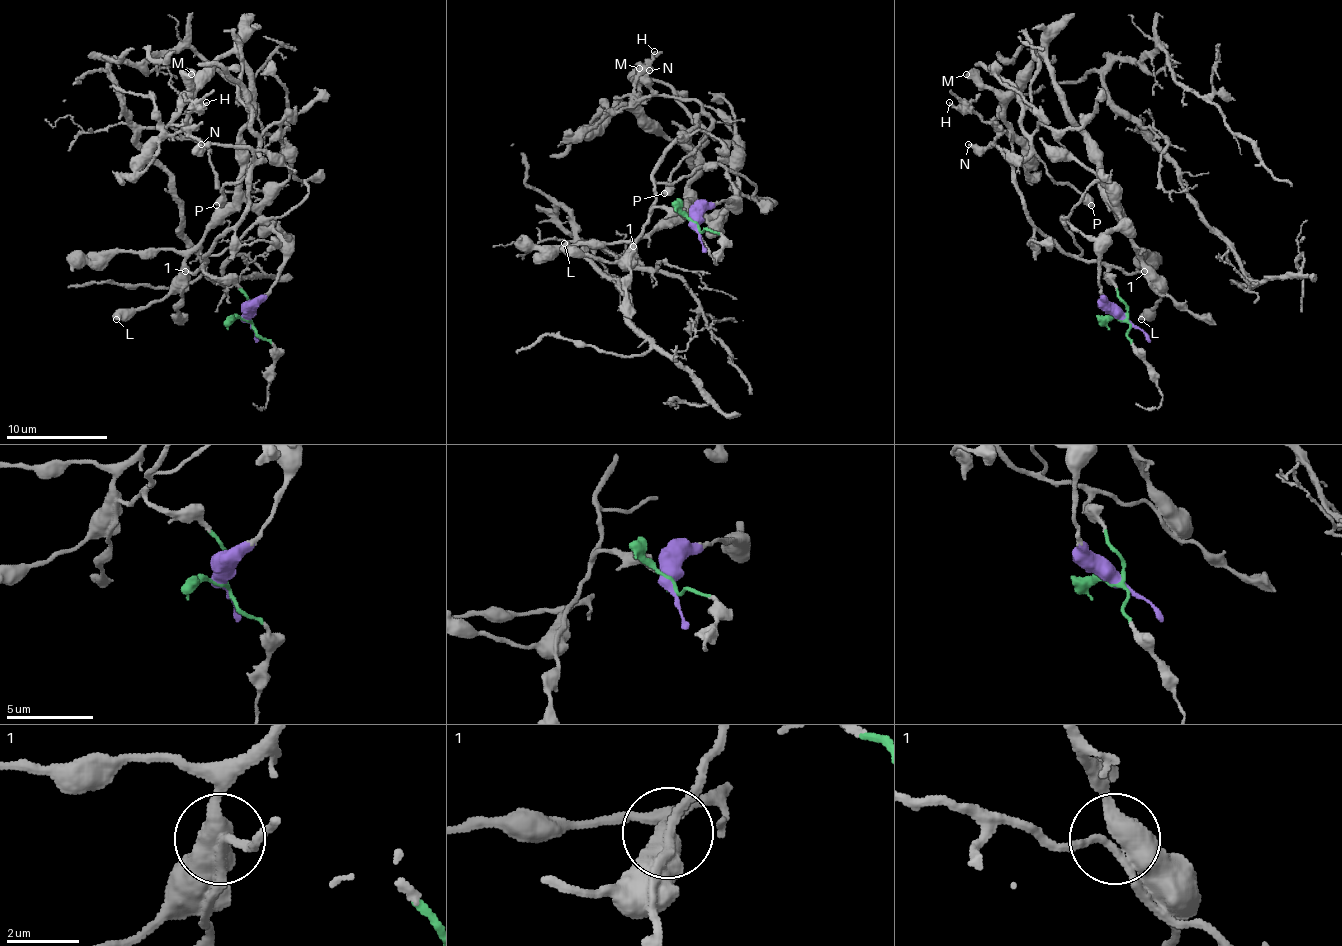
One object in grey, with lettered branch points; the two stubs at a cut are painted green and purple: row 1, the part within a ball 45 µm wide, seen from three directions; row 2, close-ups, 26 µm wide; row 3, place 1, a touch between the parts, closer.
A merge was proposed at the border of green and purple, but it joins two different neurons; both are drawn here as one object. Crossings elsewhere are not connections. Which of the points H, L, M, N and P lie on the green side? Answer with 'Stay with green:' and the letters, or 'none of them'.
Stay with green: N, P

